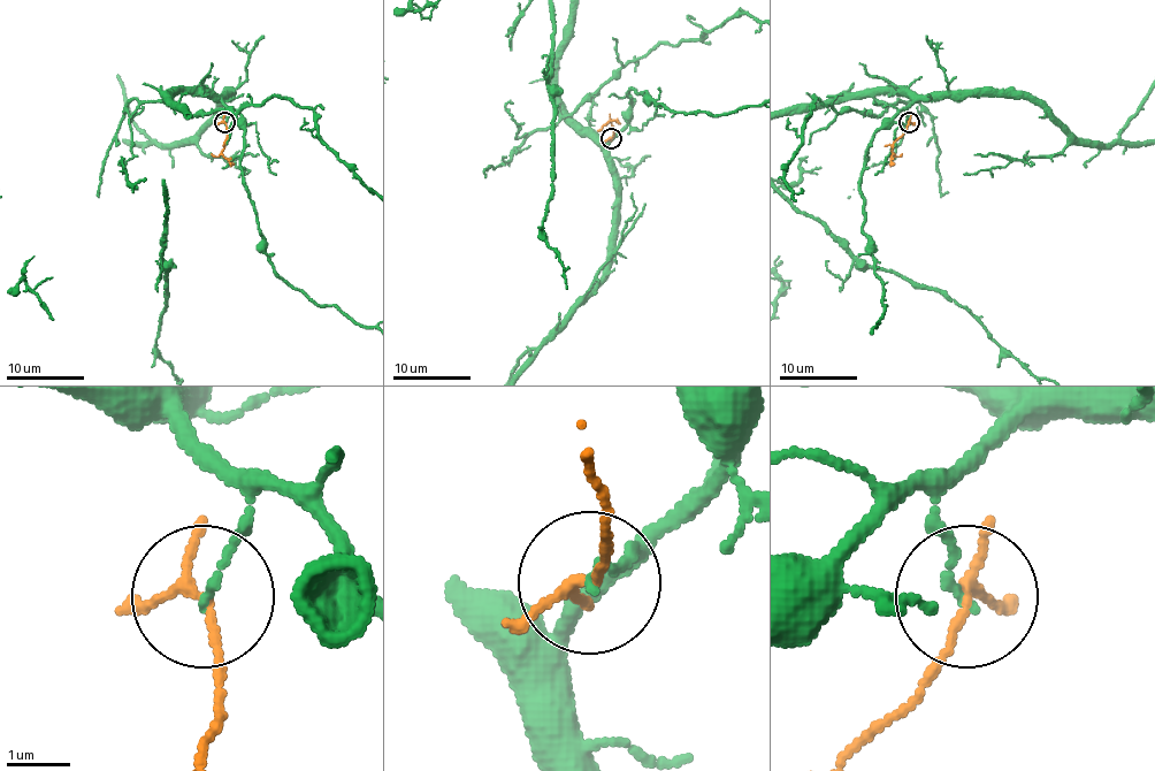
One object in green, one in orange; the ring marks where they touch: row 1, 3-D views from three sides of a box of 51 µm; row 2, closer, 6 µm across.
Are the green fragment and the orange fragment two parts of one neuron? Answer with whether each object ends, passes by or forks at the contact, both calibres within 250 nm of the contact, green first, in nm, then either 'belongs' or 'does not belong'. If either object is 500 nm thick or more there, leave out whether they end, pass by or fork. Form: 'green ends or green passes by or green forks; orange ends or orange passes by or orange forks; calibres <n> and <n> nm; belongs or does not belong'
green ends; orange forks; calibres 130 and 120 nm; does not belong

